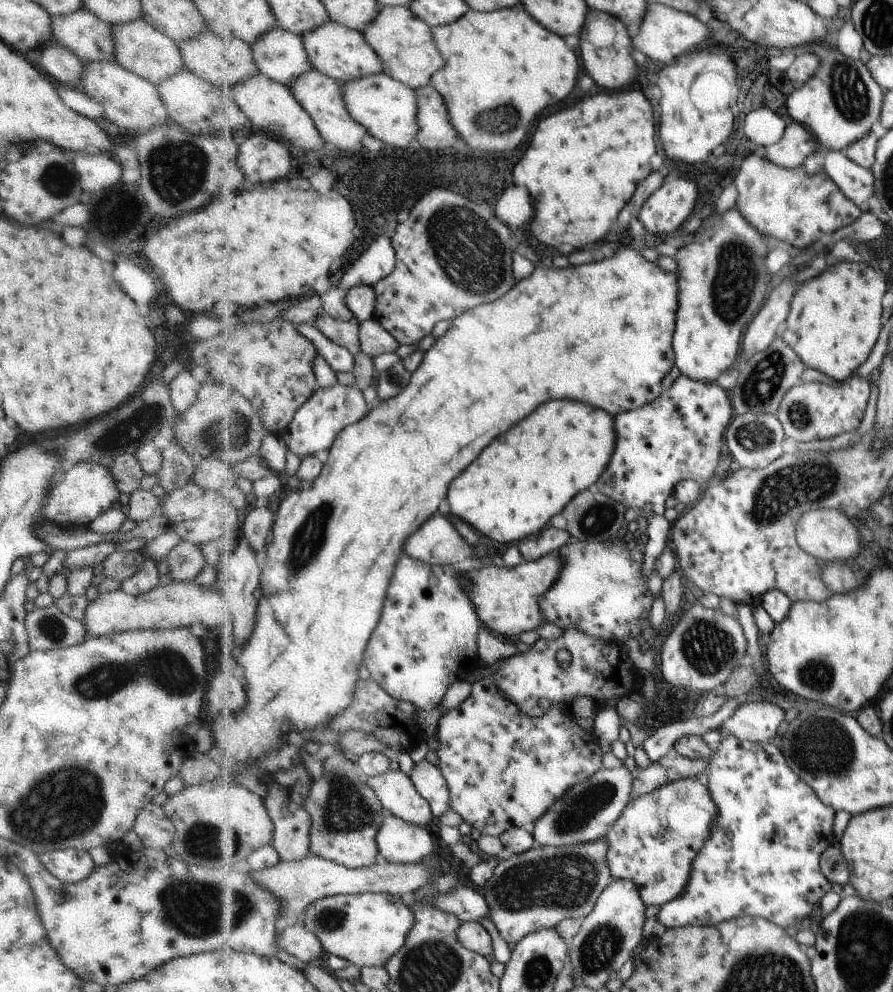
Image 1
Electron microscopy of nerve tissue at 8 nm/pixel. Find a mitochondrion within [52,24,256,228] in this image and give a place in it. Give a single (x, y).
(178, 167)

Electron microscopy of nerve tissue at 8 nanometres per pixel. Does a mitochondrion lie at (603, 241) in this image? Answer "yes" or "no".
no

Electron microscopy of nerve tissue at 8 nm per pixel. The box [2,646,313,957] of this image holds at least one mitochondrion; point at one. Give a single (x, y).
(78, 799)

